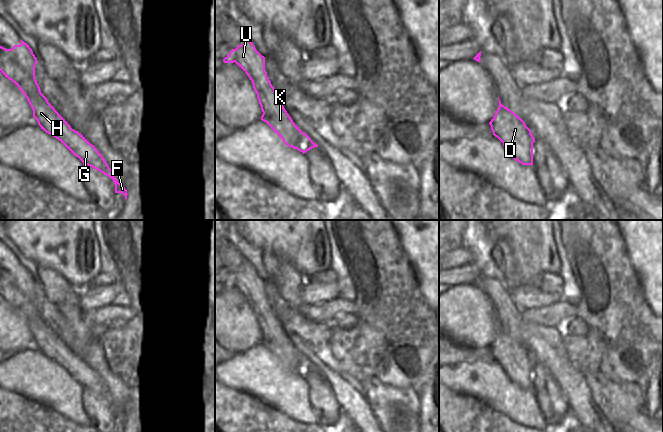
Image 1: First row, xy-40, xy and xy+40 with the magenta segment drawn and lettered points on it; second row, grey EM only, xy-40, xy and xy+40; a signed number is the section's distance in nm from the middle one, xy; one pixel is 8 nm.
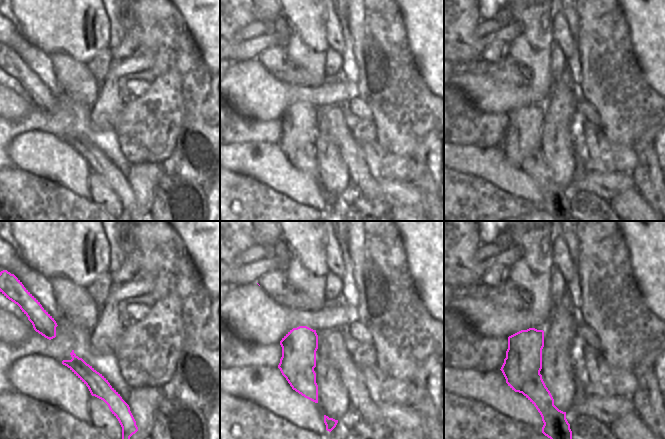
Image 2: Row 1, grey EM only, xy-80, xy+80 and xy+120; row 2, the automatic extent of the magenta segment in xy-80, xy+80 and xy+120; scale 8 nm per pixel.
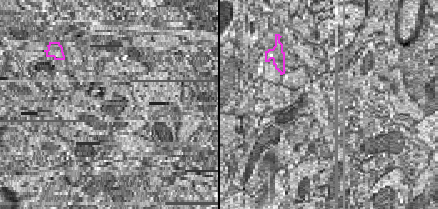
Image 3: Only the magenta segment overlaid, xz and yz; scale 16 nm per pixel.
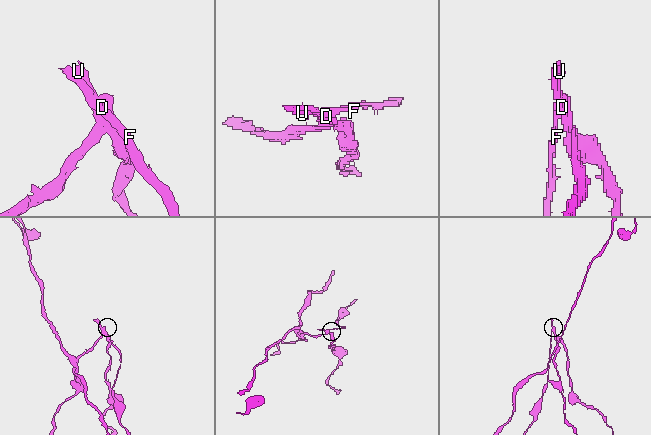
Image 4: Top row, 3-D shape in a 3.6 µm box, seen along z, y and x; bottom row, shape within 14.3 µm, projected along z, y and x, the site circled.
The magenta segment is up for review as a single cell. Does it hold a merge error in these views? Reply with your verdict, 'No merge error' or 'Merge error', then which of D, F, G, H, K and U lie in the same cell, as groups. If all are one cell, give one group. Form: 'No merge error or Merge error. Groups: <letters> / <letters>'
Merge error. Groups: D K U / F G H.

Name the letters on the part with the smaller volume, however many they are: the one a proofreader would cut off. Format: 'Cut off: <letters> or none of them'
Cut off: D, K, U

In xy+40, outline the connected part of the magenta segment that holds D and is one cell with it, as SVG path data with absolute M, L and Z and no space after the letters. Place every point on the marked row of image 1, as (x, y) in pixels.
M499 99L499 108L495 116L489 122L493 135L503 142L503 146L509 155L522 165L533 165L533 143L529 140L524 128L525 122L513 111L501 104Z

